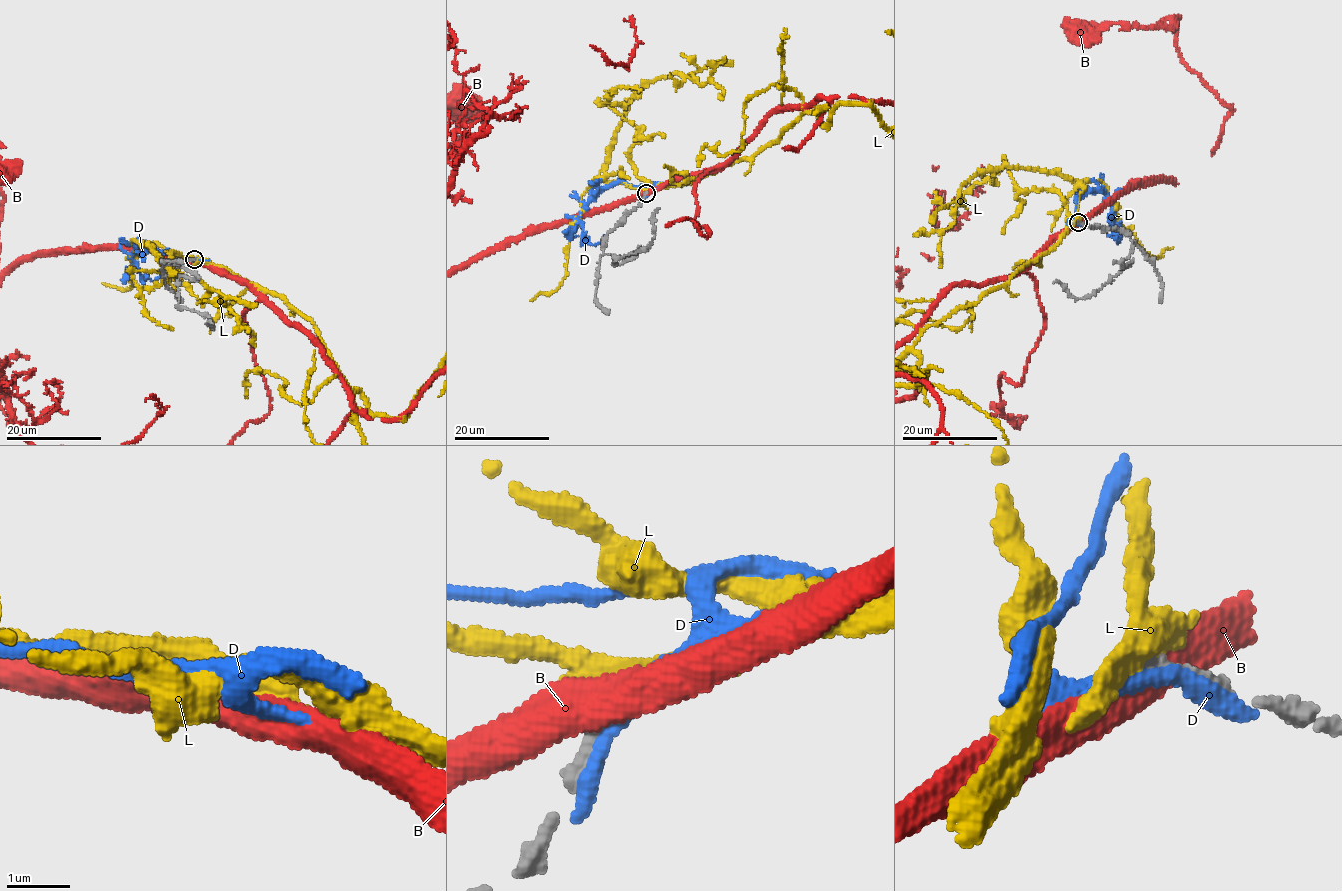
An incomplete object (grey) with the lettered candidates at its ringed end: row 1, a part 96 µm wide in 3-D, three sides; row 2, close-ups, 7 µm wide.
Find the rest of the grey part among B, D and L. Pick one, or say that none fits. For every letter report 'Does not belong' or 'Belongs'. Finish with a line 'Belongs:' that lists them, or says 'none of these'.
B: Does not belong
D: Does not belong
L: Belongs
Belongs: L

